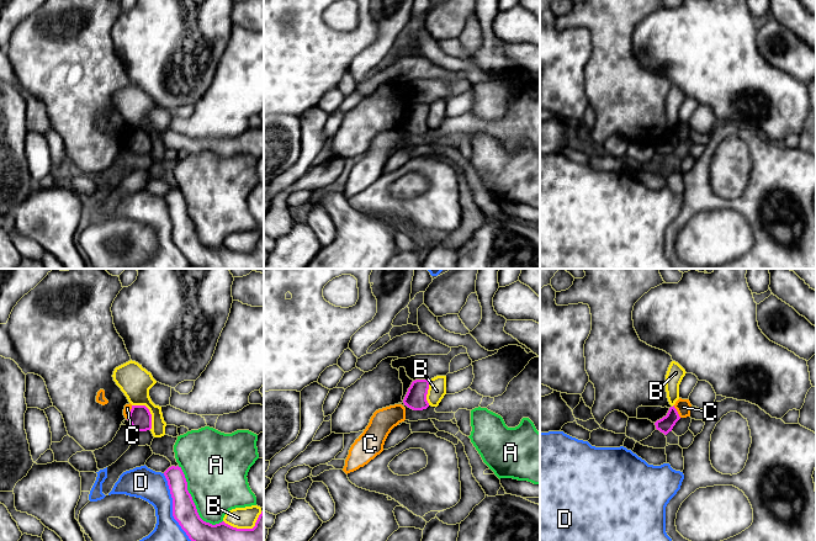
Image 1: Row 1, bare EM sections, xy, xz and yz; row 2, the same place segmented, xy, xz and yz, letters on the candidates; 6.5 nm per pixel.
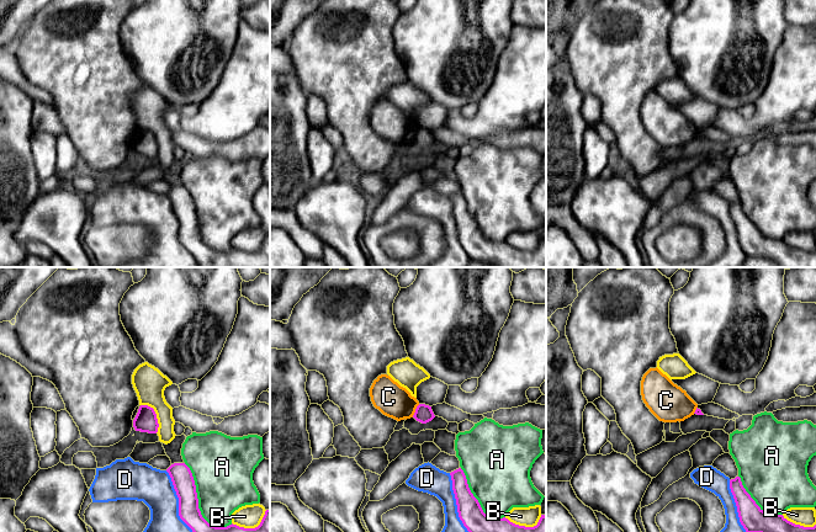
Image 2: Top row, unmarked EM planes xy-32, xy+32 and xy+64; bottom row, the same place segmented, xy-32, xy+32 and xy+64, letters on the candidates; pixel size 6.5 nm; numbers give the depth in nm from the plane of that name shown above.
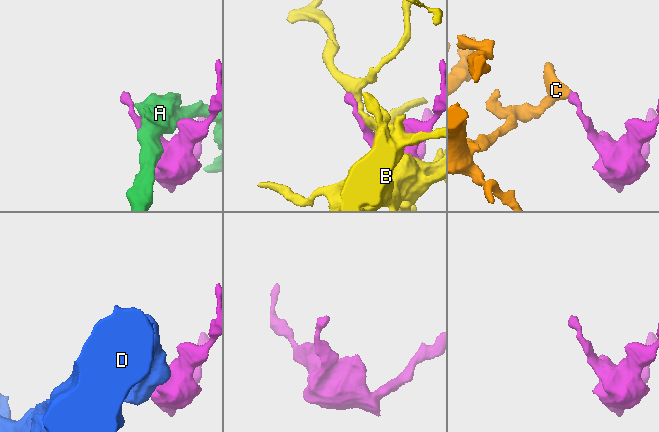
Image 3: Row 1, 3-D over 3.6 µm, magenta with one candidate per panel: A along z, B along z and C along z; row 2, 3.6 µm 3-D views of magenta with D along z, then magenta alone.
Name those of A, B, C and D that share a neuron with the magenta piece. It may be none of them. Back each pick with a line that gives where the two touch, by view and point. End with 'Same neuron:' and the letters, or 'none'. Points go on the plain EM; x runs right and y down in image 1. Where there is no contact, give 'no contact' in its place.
Same neuron: none

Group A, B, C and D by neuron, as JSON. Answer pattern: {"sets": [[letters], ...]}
{"sets": [["A"], ["B"], ["C"], ["D"]]}

